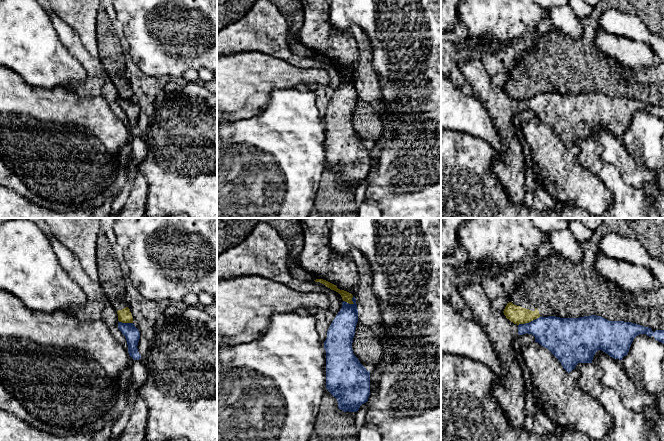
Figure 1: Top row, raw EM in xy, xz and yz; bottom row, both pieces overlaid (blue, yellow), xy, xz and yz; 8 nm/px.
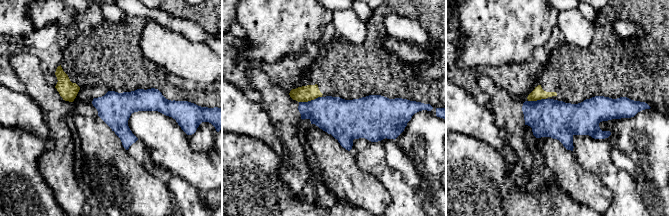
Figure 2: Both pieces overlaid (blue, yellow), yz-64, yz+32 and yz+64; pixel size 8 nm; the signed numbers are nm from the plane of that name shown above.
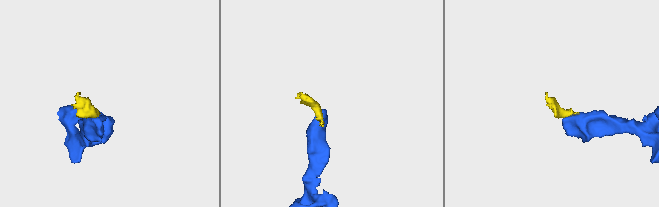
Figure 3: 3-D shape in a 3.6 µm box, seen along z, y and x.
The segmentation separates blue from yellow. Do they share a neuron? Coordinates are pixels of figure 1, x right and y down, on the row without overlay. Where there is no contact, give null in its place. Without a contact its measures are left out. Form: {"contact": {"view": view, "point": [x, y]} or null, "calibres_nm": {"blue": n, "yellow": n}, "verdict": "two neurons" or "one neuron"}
{"contact": {"view": "yz", "point": [529, 98]}, "calibres_nm": {"blue": 280, "yellow": 140}, "verdict": "two neurons"}

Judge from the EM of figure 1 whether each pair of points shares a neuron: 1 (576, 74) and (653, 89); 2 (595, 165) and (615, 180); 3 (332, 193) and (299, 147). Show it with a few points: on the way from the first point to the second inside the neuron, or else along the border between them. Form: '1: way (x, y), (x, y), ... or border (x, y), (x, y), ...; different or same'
1: way (595, 74), (603, 74), (627, 89), (634, 89); same
2: way (600, 168), (610, 176); same
3: border (321, 179), (316, 198), (313, 201); different

